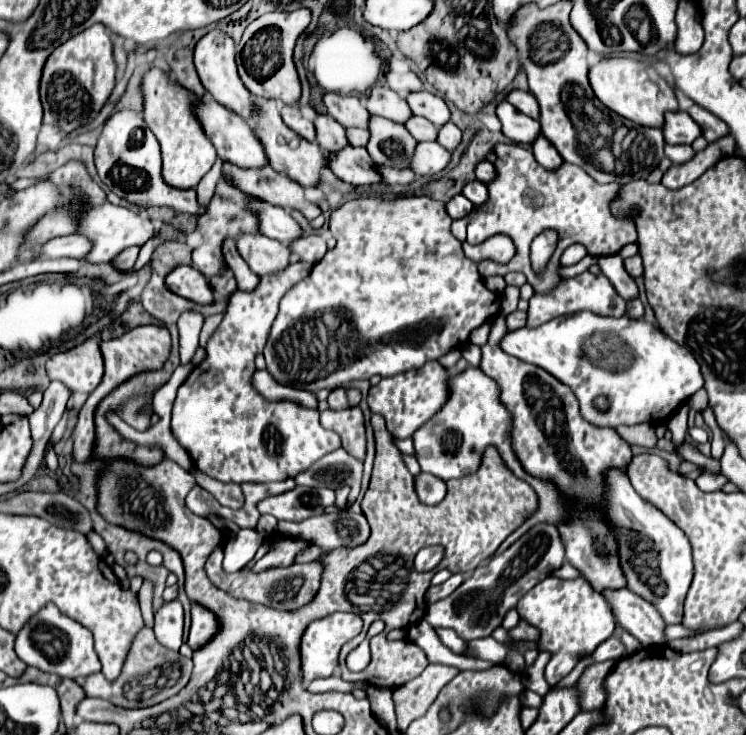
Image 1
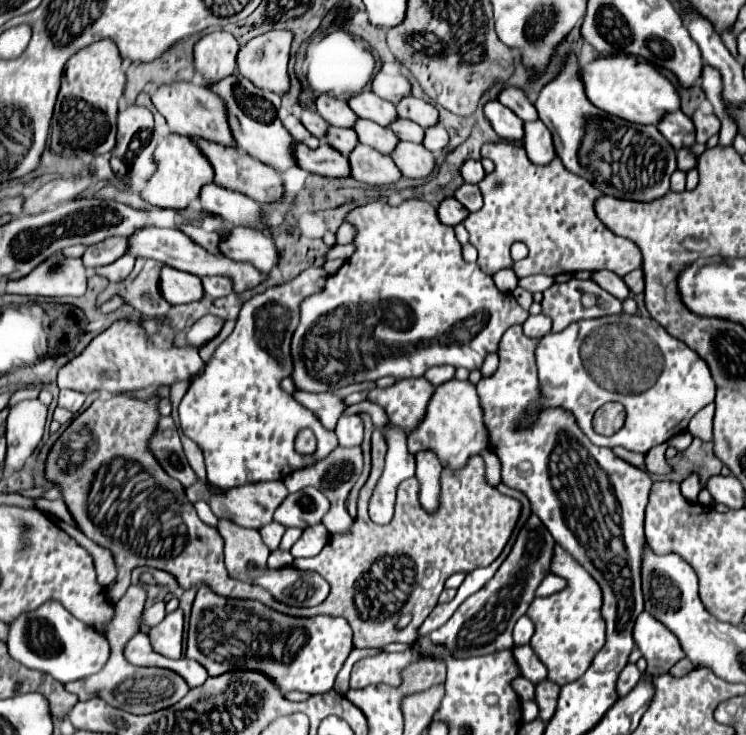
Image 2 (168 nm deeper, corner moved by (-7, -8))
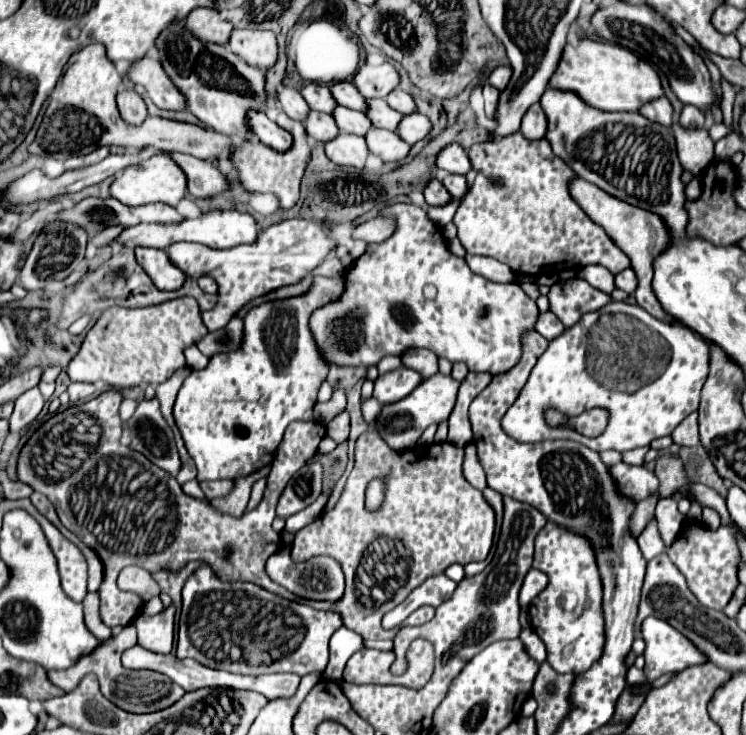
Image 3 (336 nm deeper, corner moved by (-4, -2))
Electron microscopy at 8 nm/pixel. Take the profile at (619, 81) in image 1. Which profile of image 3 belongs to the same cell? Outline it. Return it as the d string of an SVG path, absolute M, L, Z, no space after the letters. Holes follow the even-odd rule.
M582 39L576 47L566 45L562 53L562 61L554 77L550 79L554 89L574 91L578 93L588 105L602 109L602 111L638 111L644 103L664 97L660 75L642 59L638 59L630 49Z

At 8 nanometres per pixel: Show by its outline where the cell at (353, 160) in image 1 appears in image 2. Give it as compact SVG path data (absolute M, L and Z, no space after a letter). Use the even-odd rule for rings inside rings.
M293 143L293 157L305 171L325 177L349 177L349 163L339 151L321 143L319 149L309 149L303 143Z

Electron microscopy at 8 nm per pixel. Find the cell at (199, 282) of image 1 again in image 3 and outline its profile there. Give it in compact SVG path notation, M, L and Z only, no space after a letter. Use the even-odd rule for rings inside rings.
M138 247L136 259L142 265L142 269L148 273L152 283L162 291L174 291L180 289L186 281L186 275L172 265L168 255L162 249L152 247Z

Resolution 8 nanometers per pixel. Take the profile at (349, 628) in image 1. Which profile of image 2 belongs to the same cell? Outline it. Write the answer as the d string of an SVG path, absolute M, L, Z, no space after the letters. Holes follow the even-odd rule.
M201 585L189 621L189 659L199 661L211 677L229 671L259 671L281 691L327 693L353 649L353 631L343 617L291 617L253 599L225 599Z

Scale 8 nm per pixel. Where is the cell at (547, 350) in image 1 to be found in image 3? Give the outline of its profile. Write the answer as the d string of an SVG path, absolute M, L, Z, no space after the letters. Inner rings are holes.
M612 300L604 309L582 315L582 331L580 331L580 323L576 323L574 327L566 329L562 335L550 341L548 349L538 357L520 397L504 415L502 429L516 441L534 443L546 439L572 439L572 441L580 441L582 445L594 451L616 449L624 453L636 447L644 447L658 437L670 435L684 417L688 417L692 411L698 409L702 387L708 377L708 361L710 361L708 345L694 331L682 325L672 325L668 321L650 317L648 312L638 305ZM592 407L606 407L610 411L612 425L608 427L612 427L612 431L608 429L600 437L590 439L572 427L566 425L552 427L546 423L546 411L550 409L562 411L566 417L578 417L580 413Z

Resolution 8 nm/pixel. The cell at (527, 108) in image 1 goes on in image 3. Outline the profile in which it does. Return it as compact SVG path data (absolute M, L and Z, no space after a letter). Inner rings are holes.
M506 65L506 67L498 67L498 69L494 69L494 71L492 71L492 75L490 75L488 83L490 83L492 87L496 87L498 91L502 91L502 89L506 89L506 85L508 85L510 77L512 77L512 69L510 69L508 65Z

